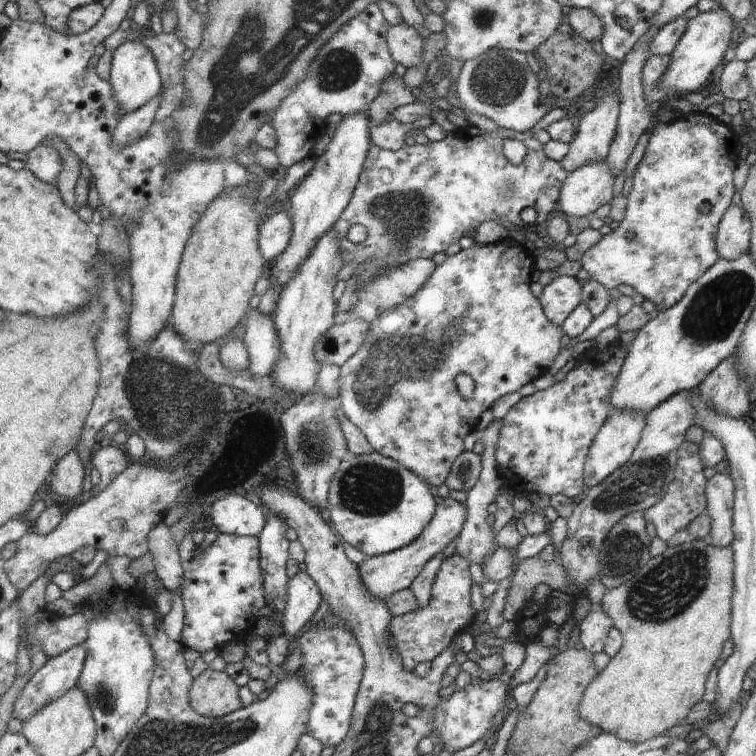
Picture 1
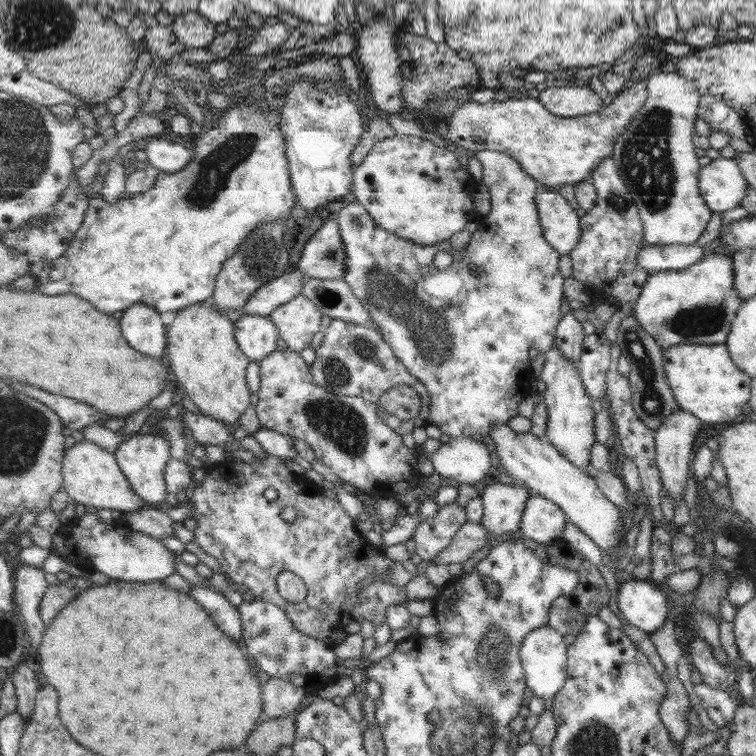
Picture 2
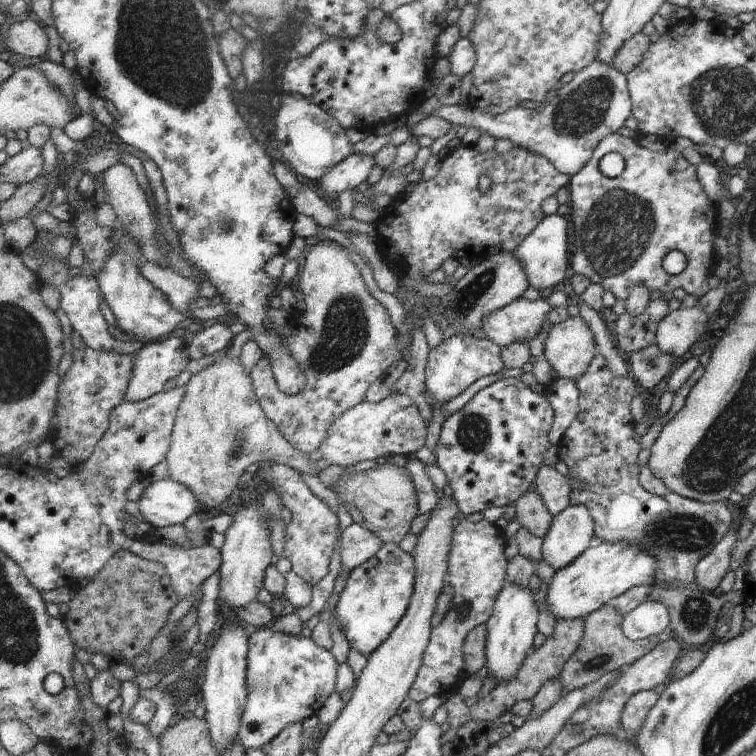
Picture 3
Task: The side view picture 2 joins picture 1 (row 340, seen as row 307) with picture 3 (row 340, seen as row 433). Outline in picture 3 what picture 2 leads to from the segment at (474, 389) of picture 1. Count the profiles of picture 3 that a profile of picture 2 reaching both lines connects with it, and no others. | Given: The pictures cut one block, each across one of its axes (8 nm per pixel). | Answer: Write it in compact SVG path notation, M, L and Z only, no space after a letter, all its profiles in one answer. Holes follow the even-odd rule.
M446 334L443 342L430 350L426 367L426 390L439 403L446 403L457 398L477 379L496 374L504 368L501 348L488 339L478 340L473 335Z

